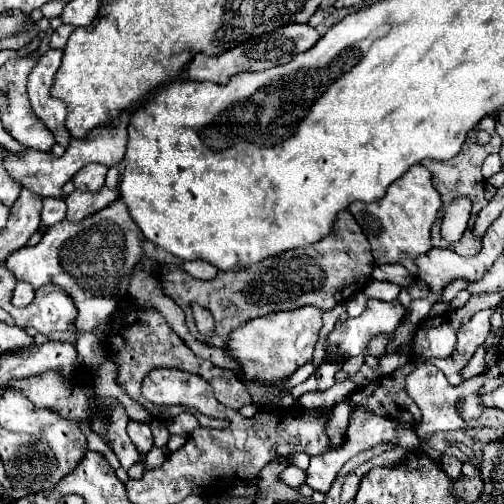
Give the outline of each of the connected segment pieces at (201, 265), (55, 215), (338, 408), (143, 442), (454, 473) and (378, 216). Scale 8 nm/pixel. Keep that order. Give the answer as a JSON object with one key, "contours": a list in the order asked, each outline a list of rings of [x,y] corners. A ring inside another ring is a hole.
{"contours":[[[[202,260],[187,261],[181,264],[180,267],[194,278],[201,280],[213,279],[218,272],[217,268]]],[[[43,198],[43,210],[41,210],[41,220],[47,224],[47,226],[53,226],[57,222],[61,222],[65,218],[65,212],[67,212],[67,204],[65,204],[65,198]]],[[[349,400],[337,403],[332,409],[325,428],[332,446],[338,447],[344,443],[350,413],[351,404],[349,404]]],[[[129,420],[127,434],[129,434],[129,438],[133,440],[133,444],[137,446],[137,450],[141,450],[141,454],[147,454],[147,452],[151,450],[153,438],[151,438],[151,428],[149,428],[149,424]]],[[[441,456],[441,468],[445,470],[445,474],[449,474],[449,478],[459,478],[461,476],[461,460],[455,456]]],[[[411,166],[397,182],[393,182],[387,194],[377,202],[353,202],[349,212],[365,232],[373,258],[377,264],[393,264],[405,258],[415,260],[431,248],[431,226],[437,218],[437,210],[441,208],[441,196],[431,184],[431,174],[425,166]]]]}

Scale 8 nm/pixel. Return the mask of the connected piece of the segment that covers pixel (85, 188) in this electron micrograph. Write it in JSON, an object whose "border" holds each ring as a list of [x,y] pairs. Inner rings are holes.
{"border":[[[89,164],[85,168],[81,168],[75,176],[73,176],[73,184],[77,190],[81,192],[97,192],[103,188],[105,184],[105,174],[107,168],[105,166],[97,166],[97,164]]]}

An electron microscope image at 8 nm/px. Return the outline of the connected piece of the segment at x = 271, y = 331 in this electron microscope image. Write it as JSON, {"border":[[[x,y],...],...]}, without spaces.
{"border":[[[305,306],[301,310],[291,310],[291,312],[281,312],[281,314],[267,314],[263,318],[257,318],[253,322],[249,322],[247,326],[243,324],[241,328],[235,328],[229,334],[229,342],[225,346],[225,352],[229,358],[235,358],[241,366],[241,378],[245,378],[247,382],[261,382],[261,384],[269,384],[269,386],[279,386],[283,384],[289,374],[293,374],[297,368],[301,368],[305,362],[311,360],[317,338],[319,338],[319,330],[323,326],[323,310],[317,310],[317,306]]]}

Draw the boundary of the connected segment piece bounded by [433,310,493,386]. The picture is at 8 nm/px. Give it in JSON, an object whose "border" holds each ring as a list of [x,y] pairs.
{"border":[[[493,310],[477,312],[473,318],[461,324],[457,330],[457,348],[449,358],[433,358],[433,364],[453,382],[453,386],[459,386],[461,380],[461,368],[471,360],[475,350],[485,342],[489,330],[491,330],[491,314]]]}

